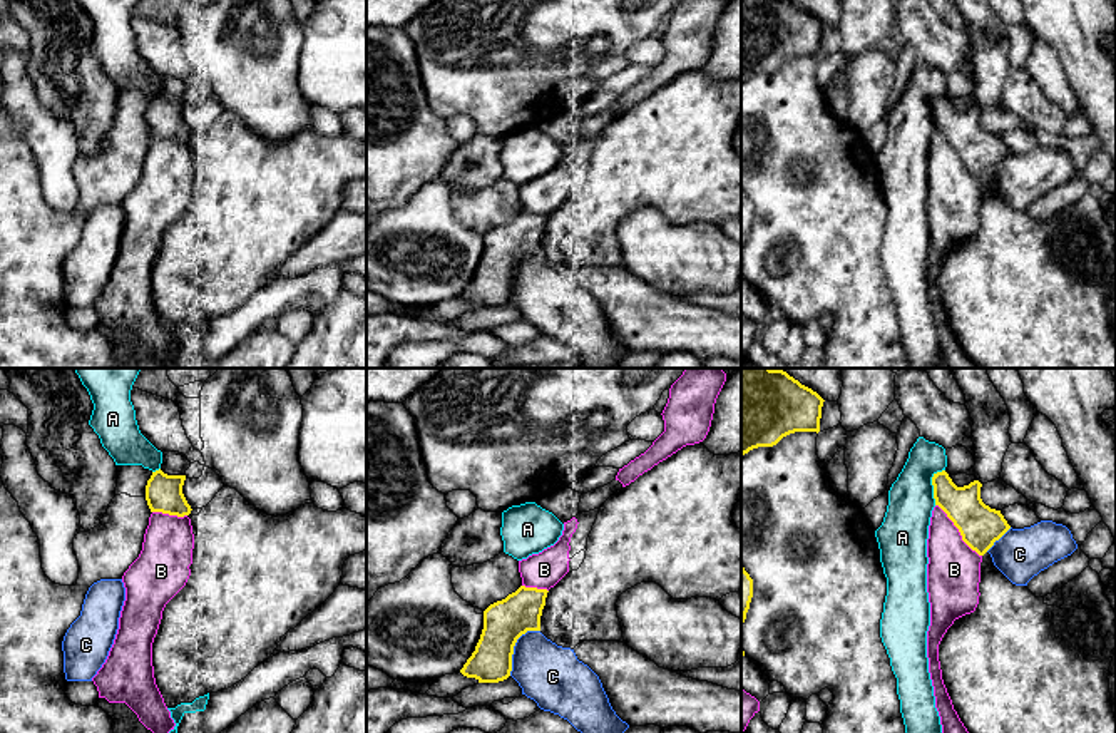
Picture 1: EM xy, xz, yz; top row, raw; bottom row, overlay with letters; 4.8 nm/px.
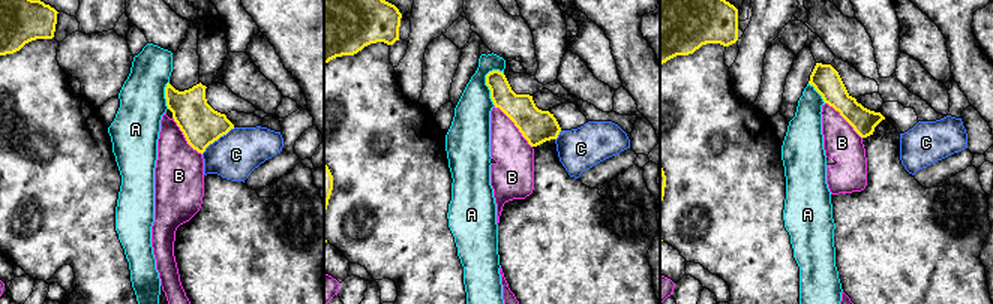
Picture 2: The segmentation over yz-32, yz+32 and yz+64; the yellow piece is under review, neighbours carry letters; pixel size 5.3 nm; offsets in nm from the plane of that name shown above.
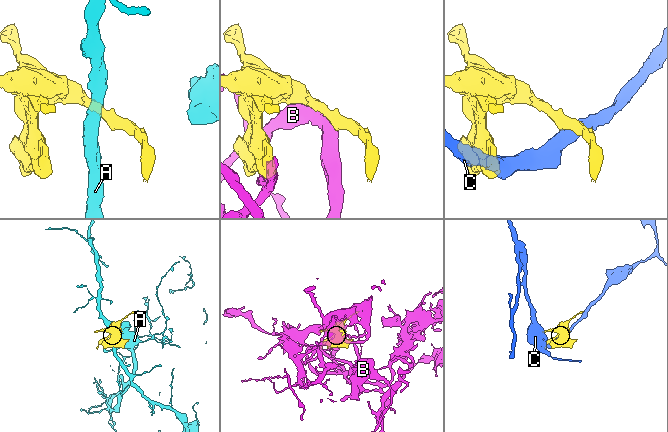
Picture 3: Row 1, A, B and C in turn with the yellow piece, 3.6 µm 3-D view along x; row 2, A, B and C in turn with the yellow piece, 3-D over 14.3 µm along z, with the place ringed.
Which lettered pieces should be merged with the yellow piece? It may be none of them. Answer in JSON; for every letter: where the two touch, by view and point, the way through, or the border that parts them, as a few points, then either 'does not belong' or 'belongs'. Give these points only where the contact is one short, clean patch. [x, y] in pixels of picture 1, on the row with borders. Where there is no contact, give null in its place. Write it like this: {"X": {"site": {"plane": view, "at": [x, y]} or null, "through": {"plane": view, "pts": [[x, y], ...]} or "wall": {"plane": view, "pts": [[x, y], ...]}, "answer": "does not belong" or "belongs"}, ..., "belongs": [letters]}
{"A": {"site": {"plane": "yz", "at": [932, 484]}, "wall": {"plane": "yz", "pts": [[944, 469], [932, 477], [936, 504]]}, "answer": "does not belong"}, "B": {"site": {"plane": "yz", "at": [959, 531]}, "answer": "belongs"}, "C": {"site": {"plane": "xz", "at": [514, 645]}, "answer": "does not belong"}, "belongs": ["B"]}

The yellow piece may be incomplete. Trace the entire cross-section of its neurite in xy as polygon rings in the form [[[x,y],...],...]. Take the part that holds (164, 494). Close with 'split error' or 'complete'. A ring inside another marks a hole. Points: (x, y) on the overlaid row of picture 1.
[[[161,469],[152,472],[146,485],[146,500],[151,512],[189,515],[192,509],[182,494],[184,480],[186,475],[167,475]]]; complete

